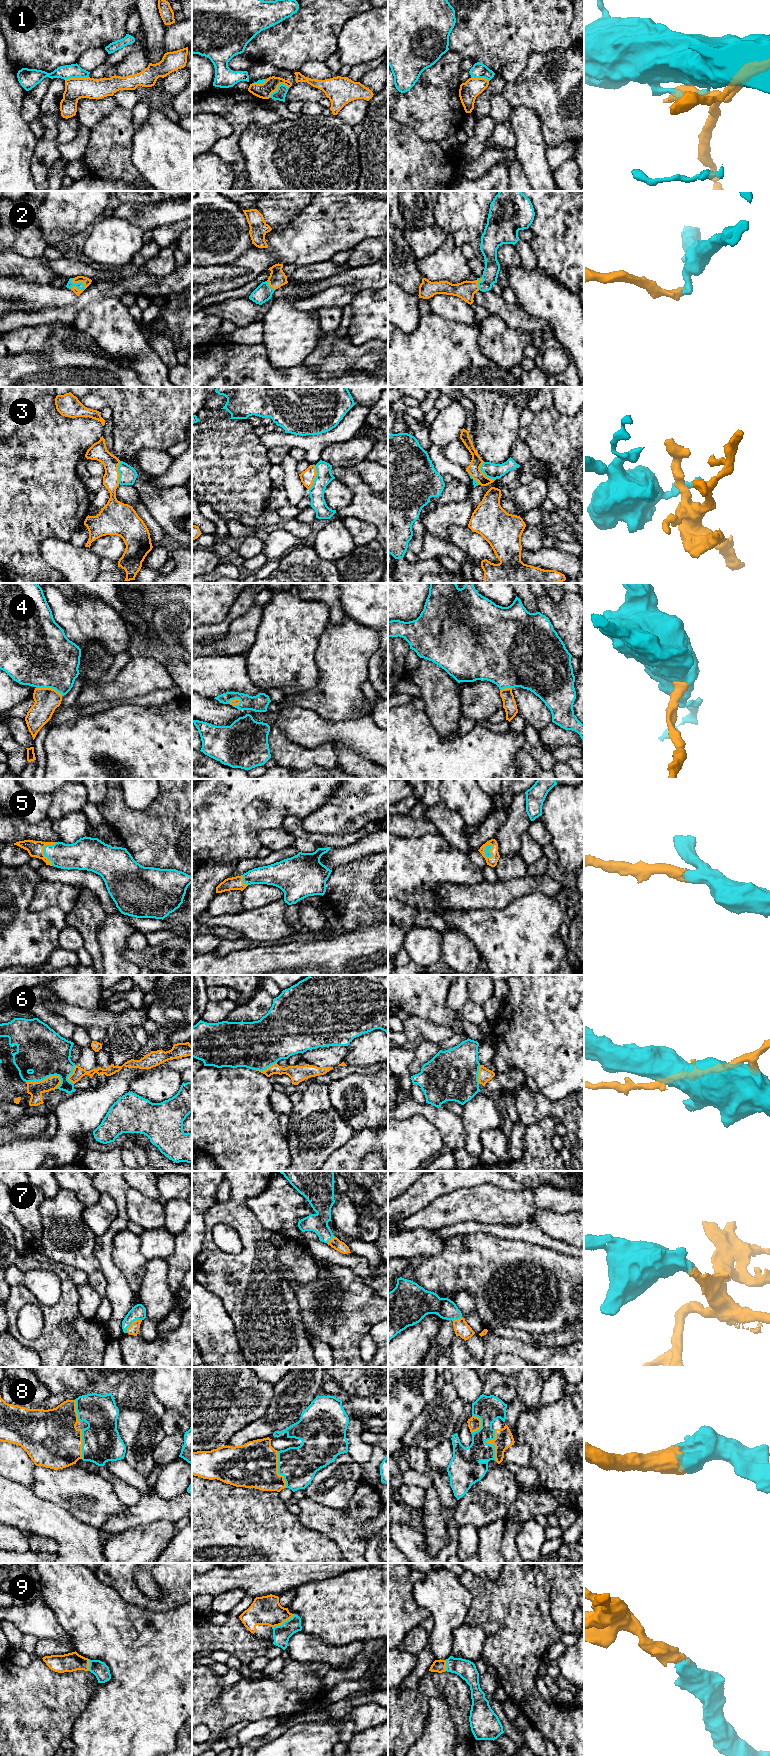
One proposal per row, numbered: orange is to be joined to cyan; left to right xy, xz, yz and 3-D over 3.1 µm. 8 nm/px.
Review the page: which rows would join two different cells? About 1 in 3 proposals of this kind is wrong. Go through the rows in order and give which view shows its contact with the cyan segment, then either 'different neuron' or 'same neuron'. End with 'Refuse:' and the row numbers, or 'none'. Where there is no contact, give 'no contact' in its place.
1: xy | different neuron
2: xy | same neuron
3: xz | different neuron
4: xy | same neuron
5: xy | same neuron
6: xy | different neuron
7: xy | same neuron
8: yz | same neuron
9: xz | same neuron
Refuse: 1, 3, 6

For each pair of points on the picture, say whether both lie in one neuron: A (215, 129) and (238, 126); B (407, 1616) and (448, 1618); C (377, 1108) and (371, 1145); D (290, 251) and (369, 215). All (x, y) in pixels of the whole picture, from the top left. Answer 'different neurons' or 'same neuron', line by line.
A: different neurons
B: different neurons
C: different neurons
D: same neuron

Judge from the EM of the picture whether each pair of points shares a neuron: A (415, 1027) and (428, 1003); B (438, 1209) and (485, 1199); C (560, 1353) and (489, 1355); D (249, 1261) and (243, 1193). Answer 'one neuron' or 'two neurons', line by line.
A: two neurons
B: one neuron
C: one neuron
D: one neuron

